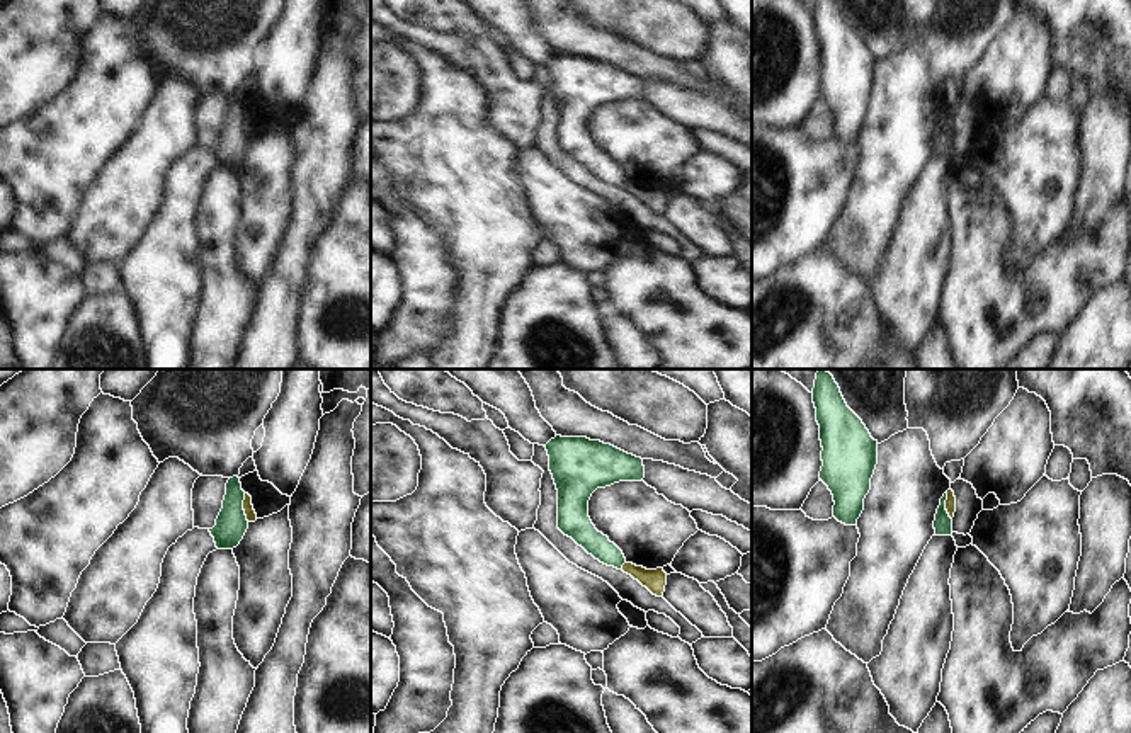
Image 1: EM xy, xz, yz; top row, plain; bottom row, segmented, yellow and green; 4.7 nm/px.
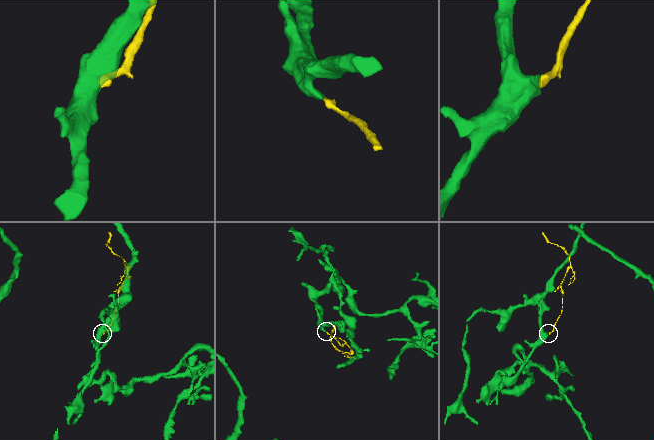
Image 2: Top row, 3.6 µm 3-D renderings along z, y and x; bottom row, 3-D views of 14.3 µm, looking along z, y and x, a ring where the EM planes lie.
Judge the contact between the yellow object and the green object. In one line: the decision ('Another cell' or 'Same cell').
Another cell.

